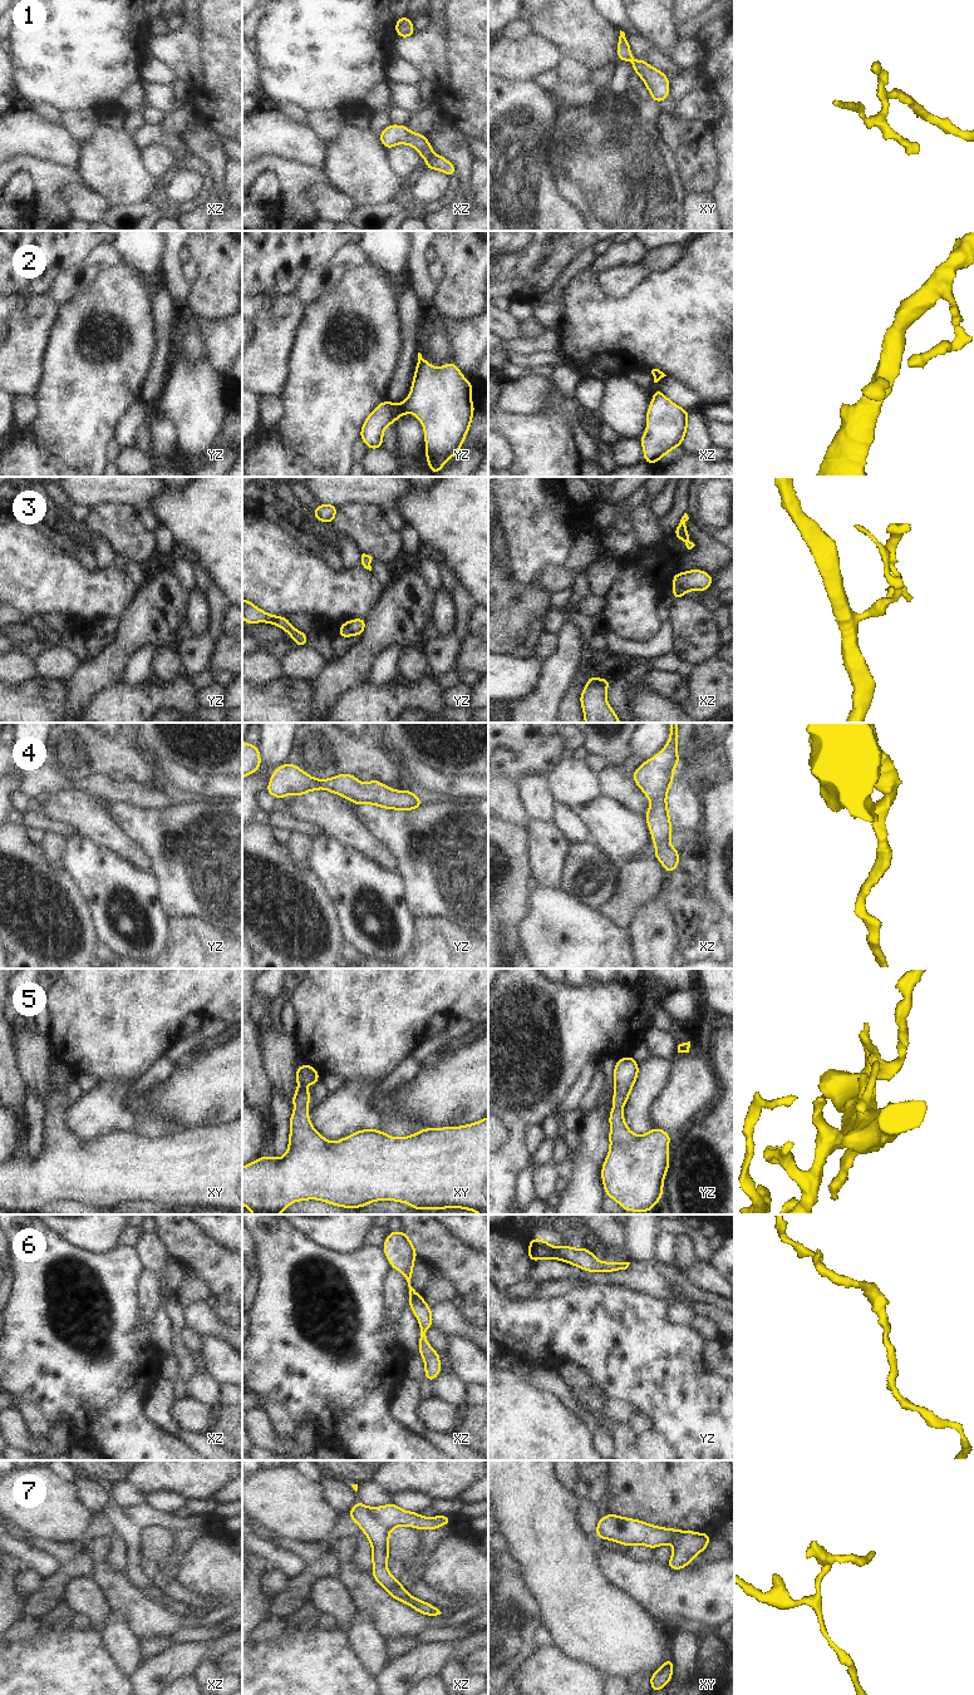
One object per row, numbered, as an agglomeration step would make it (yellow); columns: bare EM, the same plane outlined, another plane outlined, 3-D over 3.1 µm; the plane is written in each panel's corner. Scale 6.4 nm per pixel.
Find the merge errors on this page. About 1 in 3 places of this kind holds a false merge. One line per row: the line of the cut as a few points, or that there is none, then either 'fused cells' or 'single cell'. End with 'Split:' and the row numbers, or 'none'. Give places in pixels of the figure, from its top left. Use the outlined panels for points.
1: cut none; single cell
2: cut none; single cell
3: cut none; single cell
4: cut none; single cell
5: cut none; single cell
6: cut none; single cell
7: cut none; single cell
Split: none

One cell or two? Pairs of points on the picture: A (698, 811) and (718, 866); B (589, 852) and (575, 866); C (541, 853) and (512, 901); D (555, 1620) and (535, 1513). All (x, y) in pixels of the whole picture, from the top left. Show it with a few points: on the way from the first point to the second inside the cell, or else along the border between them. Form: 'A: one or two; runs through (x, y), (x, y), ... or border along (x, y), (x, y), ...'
A: two; border along (702, 796), (706, 818)
B: one; runs through (585, 856), (579, 862)
C: two; border along (529, 838), (530, 862), (535, 882)
D: one; runs through (555, 1594), (555, 1555), (546, 1540)

